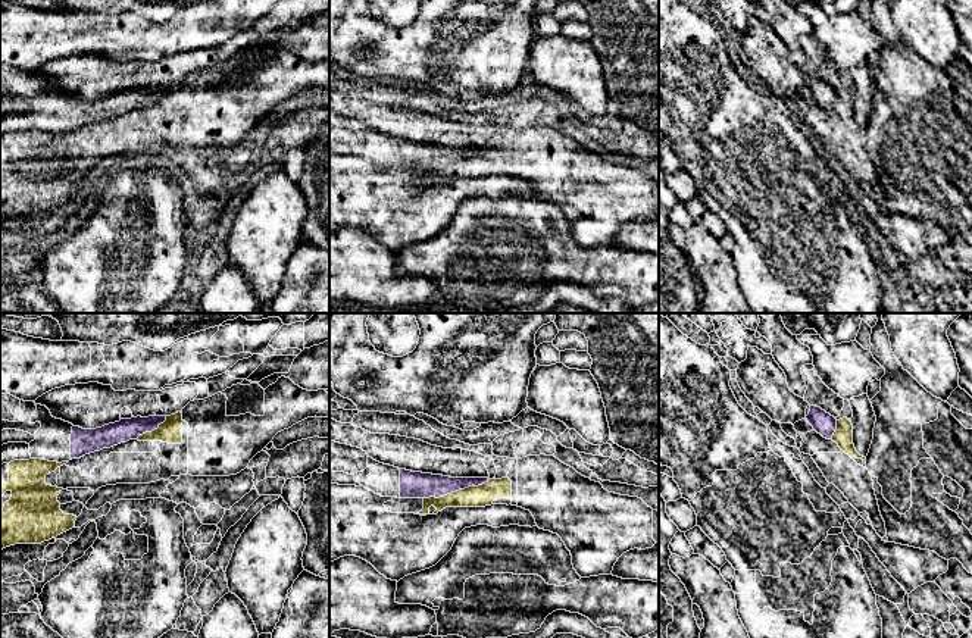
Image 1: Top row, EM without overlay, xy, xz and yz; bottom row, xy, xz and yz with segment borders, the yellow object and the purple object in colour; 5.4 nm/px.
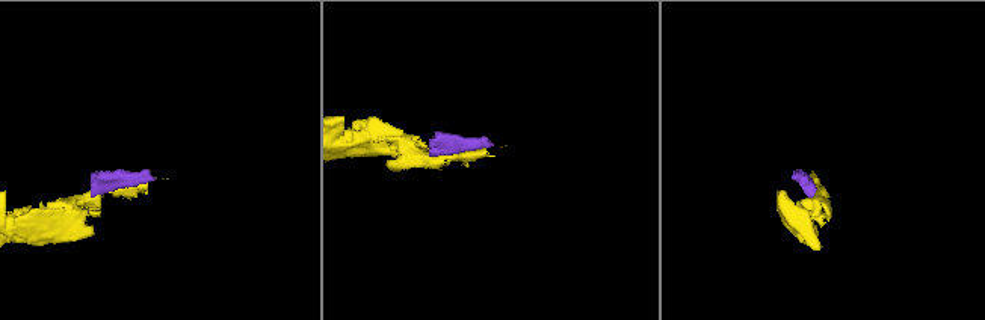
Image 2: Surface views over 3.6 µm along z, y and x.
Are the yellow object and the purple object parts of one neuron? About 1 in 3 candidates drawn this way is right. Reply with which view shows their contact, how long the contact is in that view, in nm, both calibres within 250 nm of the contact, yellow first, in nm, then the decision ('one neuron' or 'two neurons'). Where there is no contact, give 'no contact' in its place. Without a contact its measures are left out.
contact in xz; length 380 nm; calibres 120 and 140 nm; two neurons

